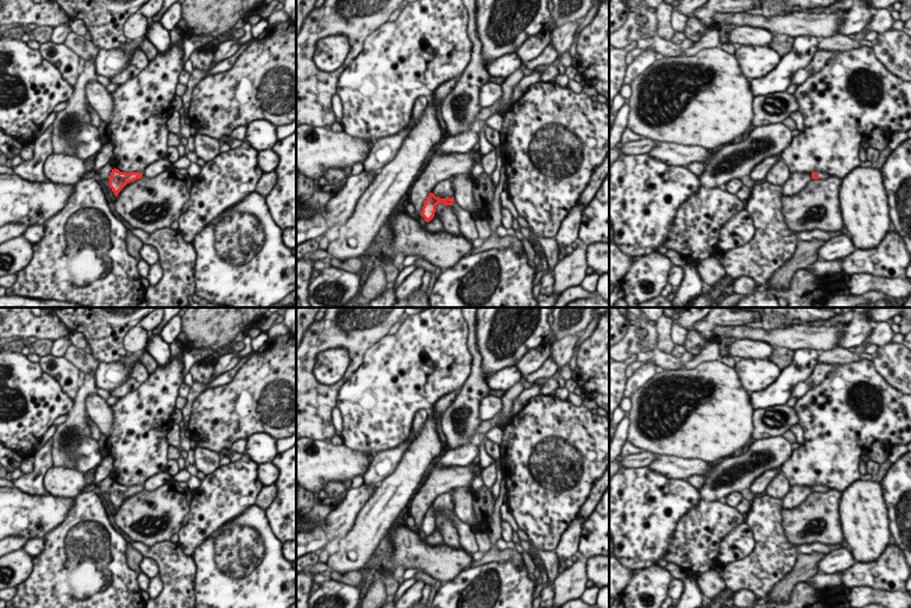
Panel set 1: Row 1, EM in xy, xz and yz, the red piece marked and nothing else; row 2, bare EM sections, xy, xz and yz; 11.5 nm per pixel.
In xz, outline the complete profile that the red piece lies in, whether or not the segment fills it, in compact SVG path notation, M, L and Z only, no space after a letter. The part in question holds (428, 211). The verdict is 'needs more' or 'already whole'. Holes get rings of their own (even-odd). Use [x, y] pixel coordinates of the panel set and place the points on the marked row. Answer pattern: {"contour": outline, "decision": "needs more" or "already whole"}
{"contour": "M429 193L426 200L423 201L423 207L422 207L422 211L421 211L421 215L425 218L426 222L429 222L435 217L436 205L439 203L443 203L444 205L453 207L453 211L454 211L454 214L458 219L460 233L465 239L474 240L474 239L478 238L476 229L475 229L475 225L474 225L475 219L472 218L472 214L468 210L458 205L454 201L454 197L440 198L440 197L436 197L433 193Z", "decision": "needs more"}

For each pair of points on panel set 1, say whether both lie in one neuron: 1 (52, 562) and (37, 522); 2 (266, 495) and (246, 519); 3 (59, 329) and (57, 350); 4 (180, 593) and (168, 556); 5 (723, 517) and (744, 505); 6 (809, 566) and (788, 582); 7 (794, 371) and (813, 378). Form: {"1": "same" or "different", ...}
{"1": "different", "2": "different", "3": "different", "4": "same", "5": "different", "6": "same", "7": "different"}

